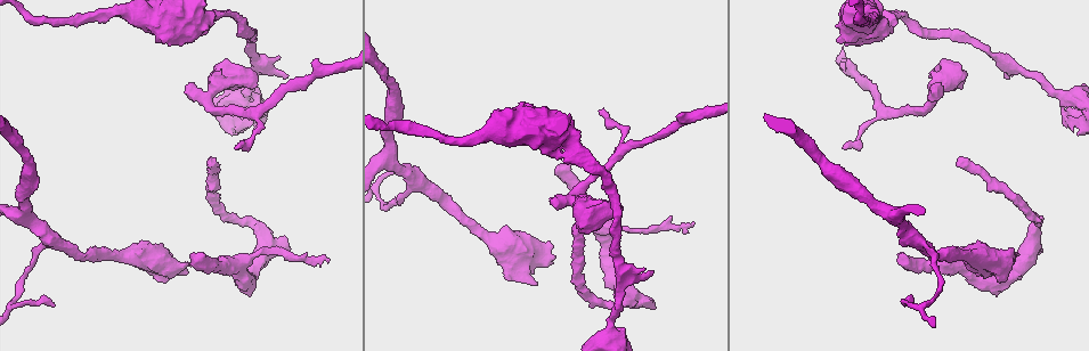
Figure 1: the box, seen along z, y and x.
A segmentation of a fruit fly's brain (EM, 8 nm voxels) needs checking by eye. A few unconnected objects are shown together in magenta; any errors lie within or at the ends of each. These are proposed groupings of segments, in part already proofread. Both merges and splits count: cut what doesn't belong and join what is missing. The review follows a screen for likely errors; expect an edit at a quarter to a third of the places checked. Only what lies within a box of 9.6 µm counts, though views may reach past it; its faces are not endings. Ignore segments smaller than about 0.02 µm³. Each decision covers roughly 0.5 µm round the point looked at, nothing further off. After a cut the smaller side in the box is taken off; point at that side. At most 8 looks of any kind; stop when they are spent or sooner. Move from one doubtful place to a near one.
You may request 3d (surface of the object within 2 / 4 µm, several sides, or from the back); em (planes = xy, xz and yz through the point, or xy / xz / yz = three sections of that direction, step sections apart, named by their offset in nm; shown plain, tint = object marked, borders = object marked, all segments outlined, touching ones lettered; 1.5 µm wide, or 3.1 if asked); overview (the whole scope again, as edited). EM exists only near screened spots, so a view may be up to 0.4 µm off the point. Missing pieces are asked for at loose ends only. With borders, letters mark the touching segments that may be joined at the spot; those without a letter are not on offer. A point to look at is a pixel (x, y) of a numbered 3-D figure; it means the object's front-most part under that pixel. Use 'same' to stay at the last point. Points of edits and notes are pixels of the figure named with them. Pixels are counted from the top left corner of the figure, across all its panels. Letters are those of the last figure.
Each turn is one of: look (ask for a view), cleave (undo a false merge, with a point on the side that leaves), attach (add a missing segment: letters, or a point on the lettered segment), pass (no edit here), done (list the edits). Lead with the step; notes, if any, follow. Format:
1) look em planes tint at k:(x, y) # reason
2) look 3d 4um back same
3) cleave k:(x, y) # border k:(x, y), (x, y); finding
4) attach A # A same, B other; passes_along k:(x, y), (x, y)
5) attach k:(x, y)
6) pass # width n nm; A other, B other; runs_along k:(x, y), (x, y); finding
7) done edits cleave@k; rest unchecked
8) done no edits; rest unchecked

look em xy step 8 borders at 1:(939, 84) # thick end

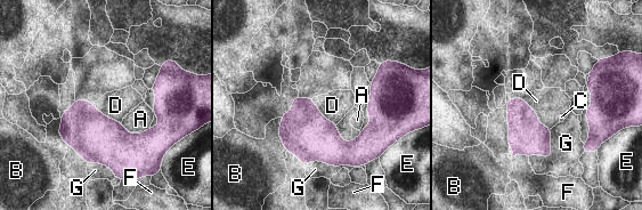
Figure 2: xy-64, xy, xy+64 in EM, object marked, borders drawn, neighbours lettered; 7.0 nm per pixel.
look em yz step 4 borders same

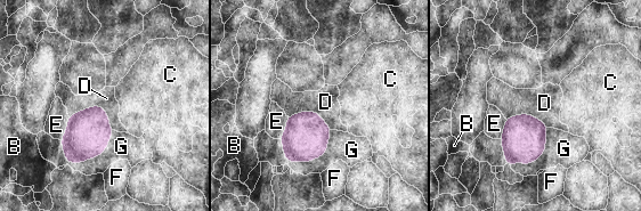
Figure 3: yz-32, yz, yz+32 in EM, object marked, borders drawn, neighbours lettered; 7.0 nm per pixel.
pass # B other, C other, D other, E other, F other, G other; border 3:(69, 116), (102, 106), (113, 129); none of them fits

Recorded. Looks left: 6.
look em planes borders at 1:(843, 148) # thin end

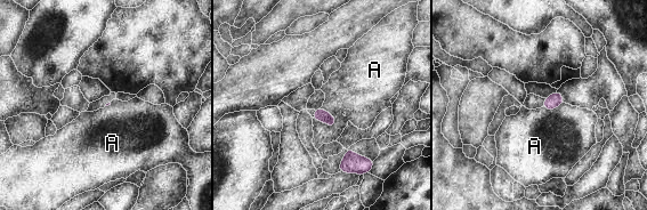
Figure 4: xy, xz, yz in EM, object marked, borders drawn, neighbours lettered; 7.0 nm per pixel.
pass # A other; border 4:(313, 110), (315, 120), (338, 124); none of them fits

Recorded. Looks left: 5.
look em planes tint at 1:(553, 257) # thick end

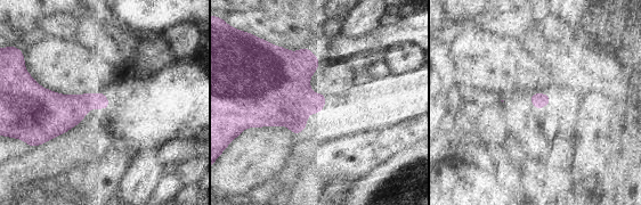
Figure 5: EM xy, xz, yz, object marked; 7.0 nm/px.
look em planes borders same # what lies round it

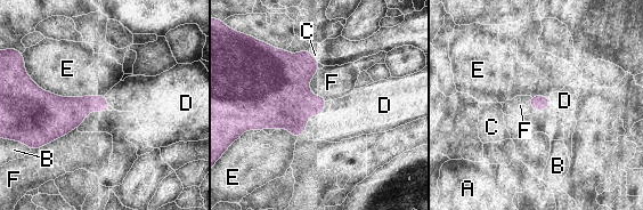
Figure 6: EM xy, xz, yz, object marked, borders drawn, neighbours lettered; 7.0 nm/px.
attach D # A other, B other, C other, D same, E other, F other; it goes on there

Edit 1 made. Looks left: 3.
done edits attach@6; rest unchecked

